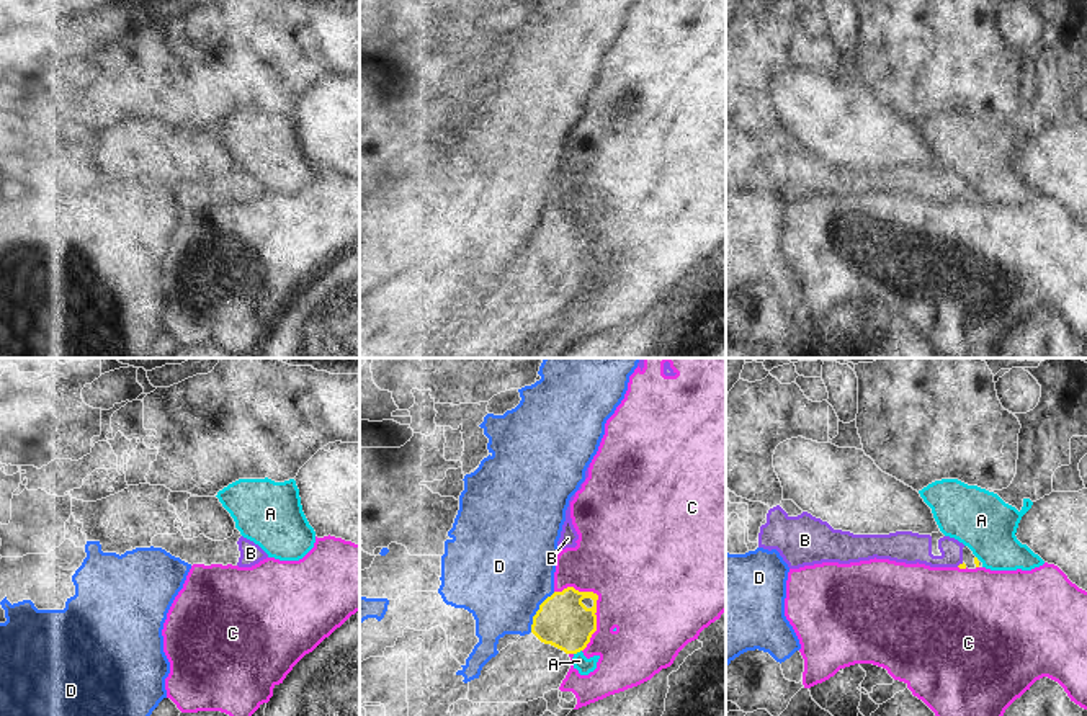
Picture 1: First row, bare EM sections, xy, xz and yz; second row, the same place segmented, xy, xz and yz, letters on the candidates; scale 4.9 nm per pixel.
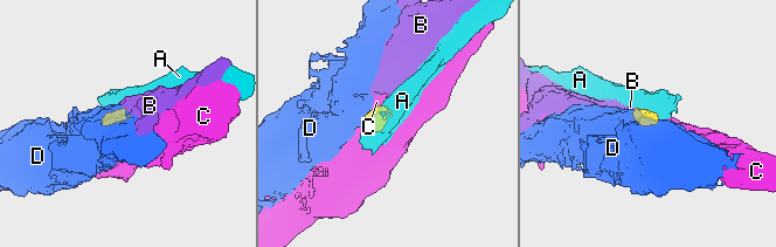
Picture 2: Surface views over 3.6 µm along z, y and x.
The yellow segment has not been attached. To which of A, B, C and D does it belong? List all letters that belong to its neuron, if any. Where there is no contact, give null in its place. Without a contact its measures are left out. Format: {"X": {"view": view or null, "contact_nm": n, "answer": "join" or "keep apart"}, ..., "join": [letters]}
{"A": {"view": "xz", "contact_nm": 50, "answer": "keep apart"}, "B": {"view": "yz", "contact_nm": 40, "answer": "join"}, "C": {"view": "xz", "contact_nm": 340, "answer": "keep apart"}, "D": {"view": "xz", "contact_nm": 240, "answer": "keep apart"}, "join": ["B"]}

